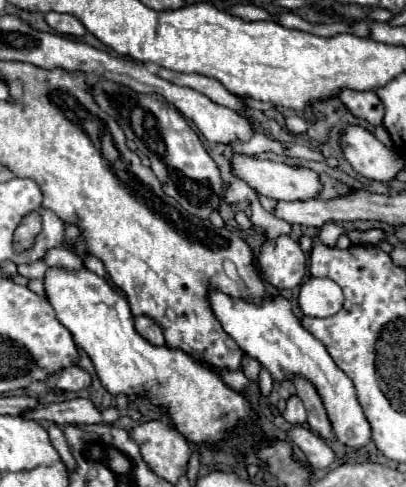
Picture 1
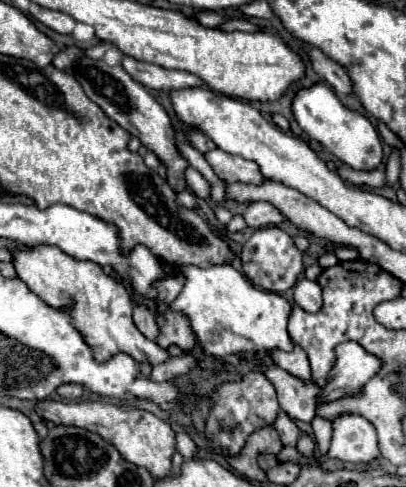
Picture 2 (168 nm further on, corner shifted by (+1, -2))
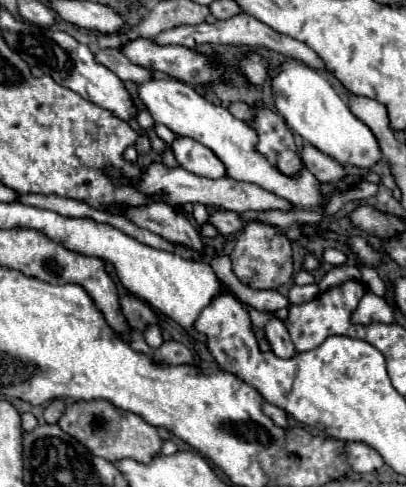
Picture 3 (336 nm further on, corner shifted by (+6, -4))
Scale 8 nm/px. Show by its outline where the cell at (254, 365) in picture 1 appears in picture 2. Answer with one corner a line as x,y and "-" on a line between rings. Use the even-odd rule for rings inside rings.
184,353
182,357
170,357
166,363
160,363
152,367
150,379
154,381
166,381
166,379
176,379
180,375
186,375
198,365
198,359
190,353

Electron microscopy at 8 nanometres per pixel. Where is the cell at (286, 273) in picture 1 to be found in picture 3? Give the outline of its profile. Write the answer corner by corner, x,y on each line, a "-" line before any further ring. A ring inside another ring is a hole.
251,221
237,235
235,247
231,251
231,265
237,279
251,289
277,289
291,281
293,259
291,259
291,241
273,225

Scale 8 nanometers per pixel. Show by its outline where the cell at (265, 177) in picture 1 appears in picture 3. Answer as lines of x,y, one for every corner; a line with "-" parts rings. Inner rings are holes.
177,137
171,143
171,151
175,155
175,161
189,173
207,179
219,179
225,175
225,167
215,157
215,153
191,137

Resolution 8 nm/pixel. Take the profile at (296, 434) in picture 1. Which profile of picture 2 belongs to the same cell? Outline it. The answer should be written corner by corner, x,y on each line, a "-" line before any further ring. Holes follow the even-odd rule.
284,411
278,413
278,417
274,421
274,427
276,427
276,431
278,431
280,441
282,441
284,447
288,447
288,445
290,447
296,447
298,437
300,437
300,429
296,427
296,423

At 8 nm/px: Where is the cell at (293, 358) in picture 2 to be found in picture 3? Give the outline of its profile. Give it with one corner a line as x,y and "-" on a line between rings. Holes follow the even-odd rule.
271,317
265,325
265,335
267,335
267,341
269,341
269,345
277,357
289,359
297,353
291,339
289,339
289,331
281,319

